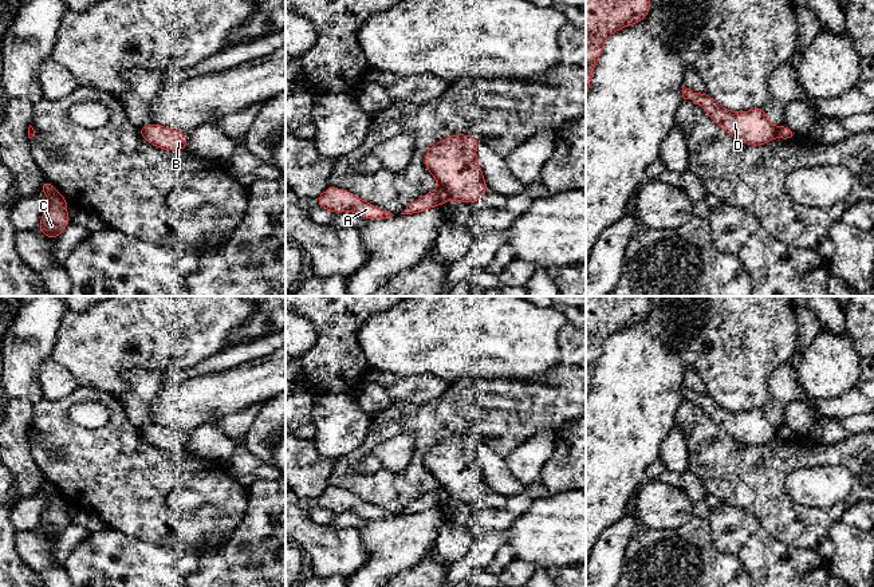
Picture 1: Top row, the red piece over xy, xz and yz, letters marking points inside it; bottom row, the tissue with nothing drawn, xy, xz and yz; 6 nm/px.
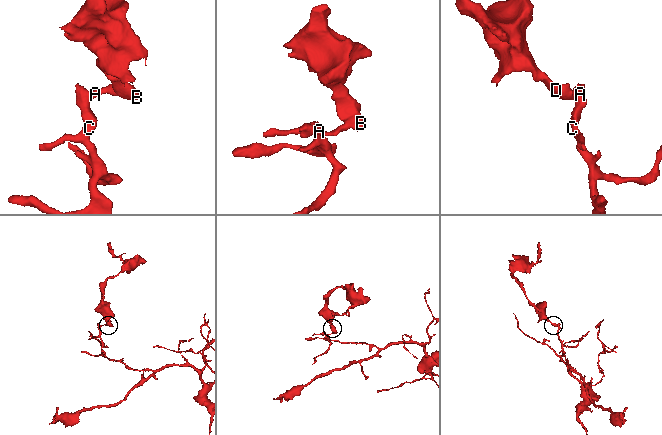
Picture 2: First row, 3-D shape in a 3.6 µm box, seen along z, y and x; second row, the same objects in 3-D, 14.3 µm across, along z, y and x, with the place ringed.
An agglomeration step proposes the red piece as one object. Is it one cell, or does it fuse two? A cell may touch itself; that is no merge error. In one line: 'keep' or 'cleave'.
cleave

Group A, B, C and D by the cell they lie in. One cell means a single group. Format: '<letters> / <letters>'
A C / B D

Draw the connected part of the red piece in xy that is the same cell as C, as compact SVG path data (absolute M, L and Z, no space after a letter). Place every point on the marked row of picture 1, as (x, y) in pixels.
M48 180L43 181L39 192L48 196L48 205L44 208L36 229L40 231L47 239L58 239L71 224L67 214L70 202Z

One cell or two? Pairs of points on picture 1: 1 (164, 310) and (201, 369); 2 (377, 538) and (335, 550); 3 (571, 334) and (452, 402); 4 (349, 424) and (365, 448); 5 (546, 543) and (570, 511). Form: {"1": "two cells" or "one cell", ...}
{"1": "two cells", "2": "two cells", "3": "one cell", "4": "two cells", "5": "one cell"}

